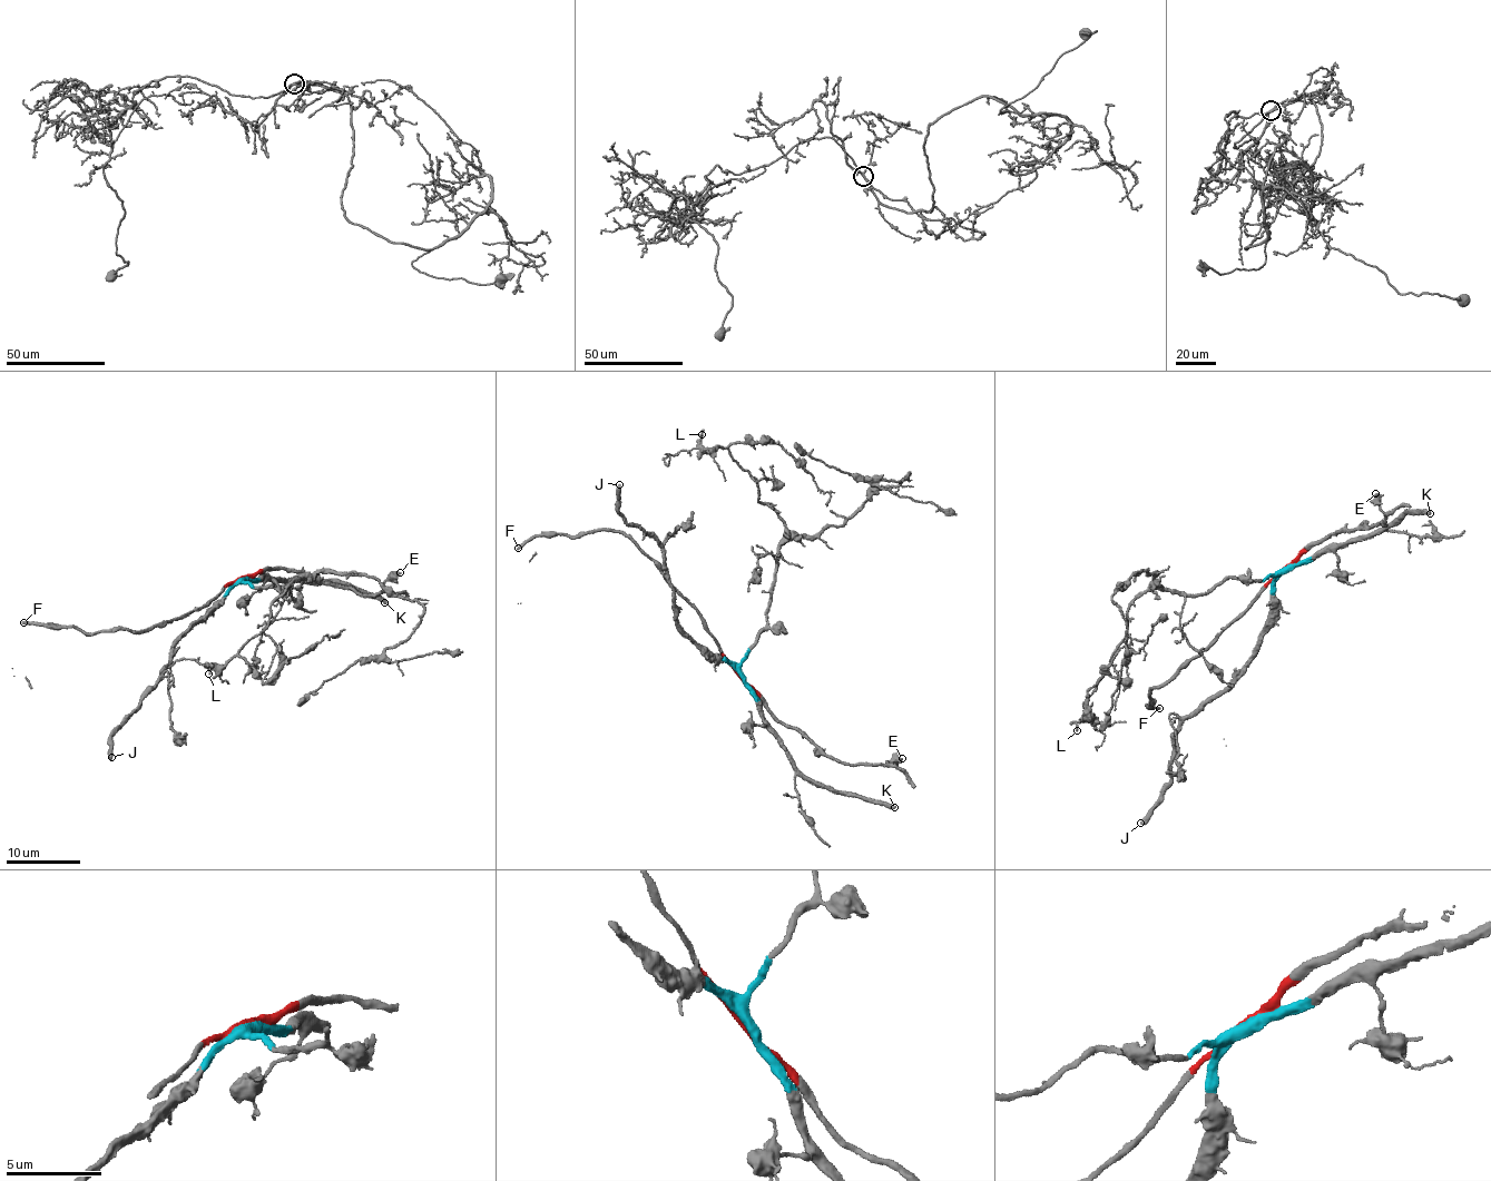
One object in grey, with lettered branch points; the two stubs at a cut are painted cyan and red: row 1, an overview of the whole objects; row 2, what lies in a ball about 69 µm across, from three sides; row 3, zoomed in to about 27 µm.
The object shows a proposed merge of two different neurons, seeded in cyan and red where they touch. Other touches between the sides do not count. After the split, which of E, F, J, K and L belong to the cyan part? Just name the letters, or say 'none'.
J, K, L

